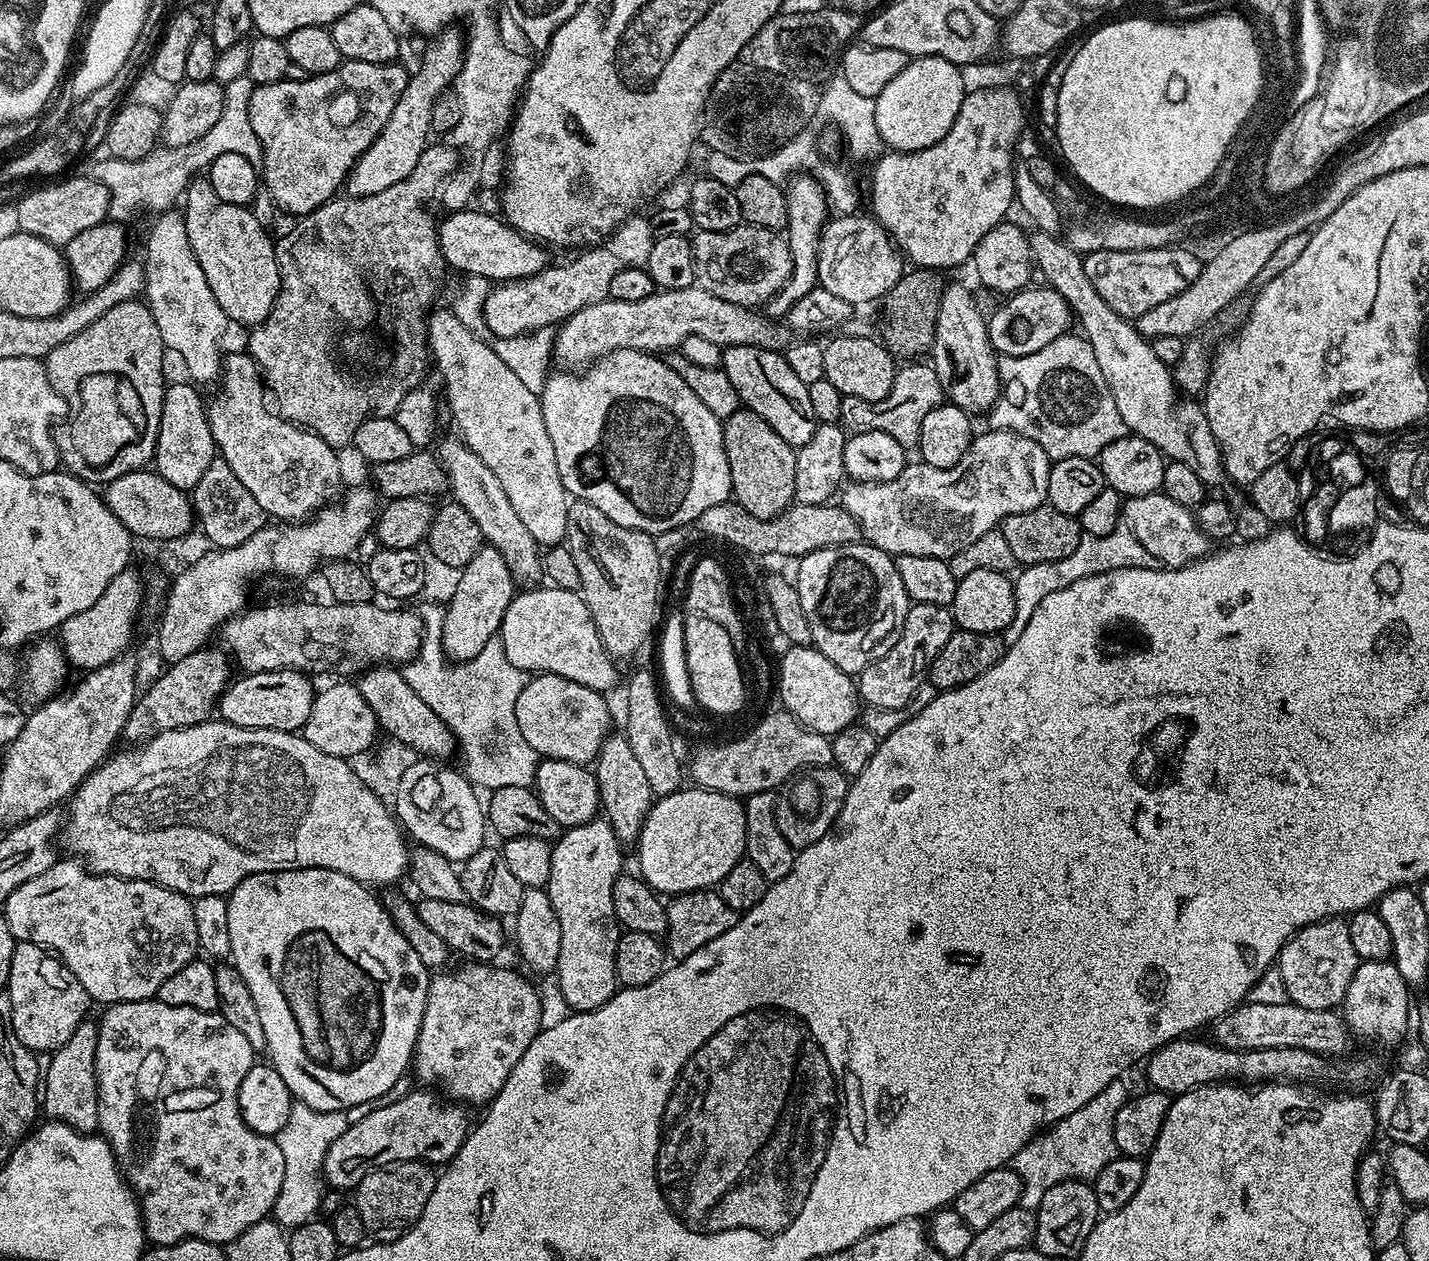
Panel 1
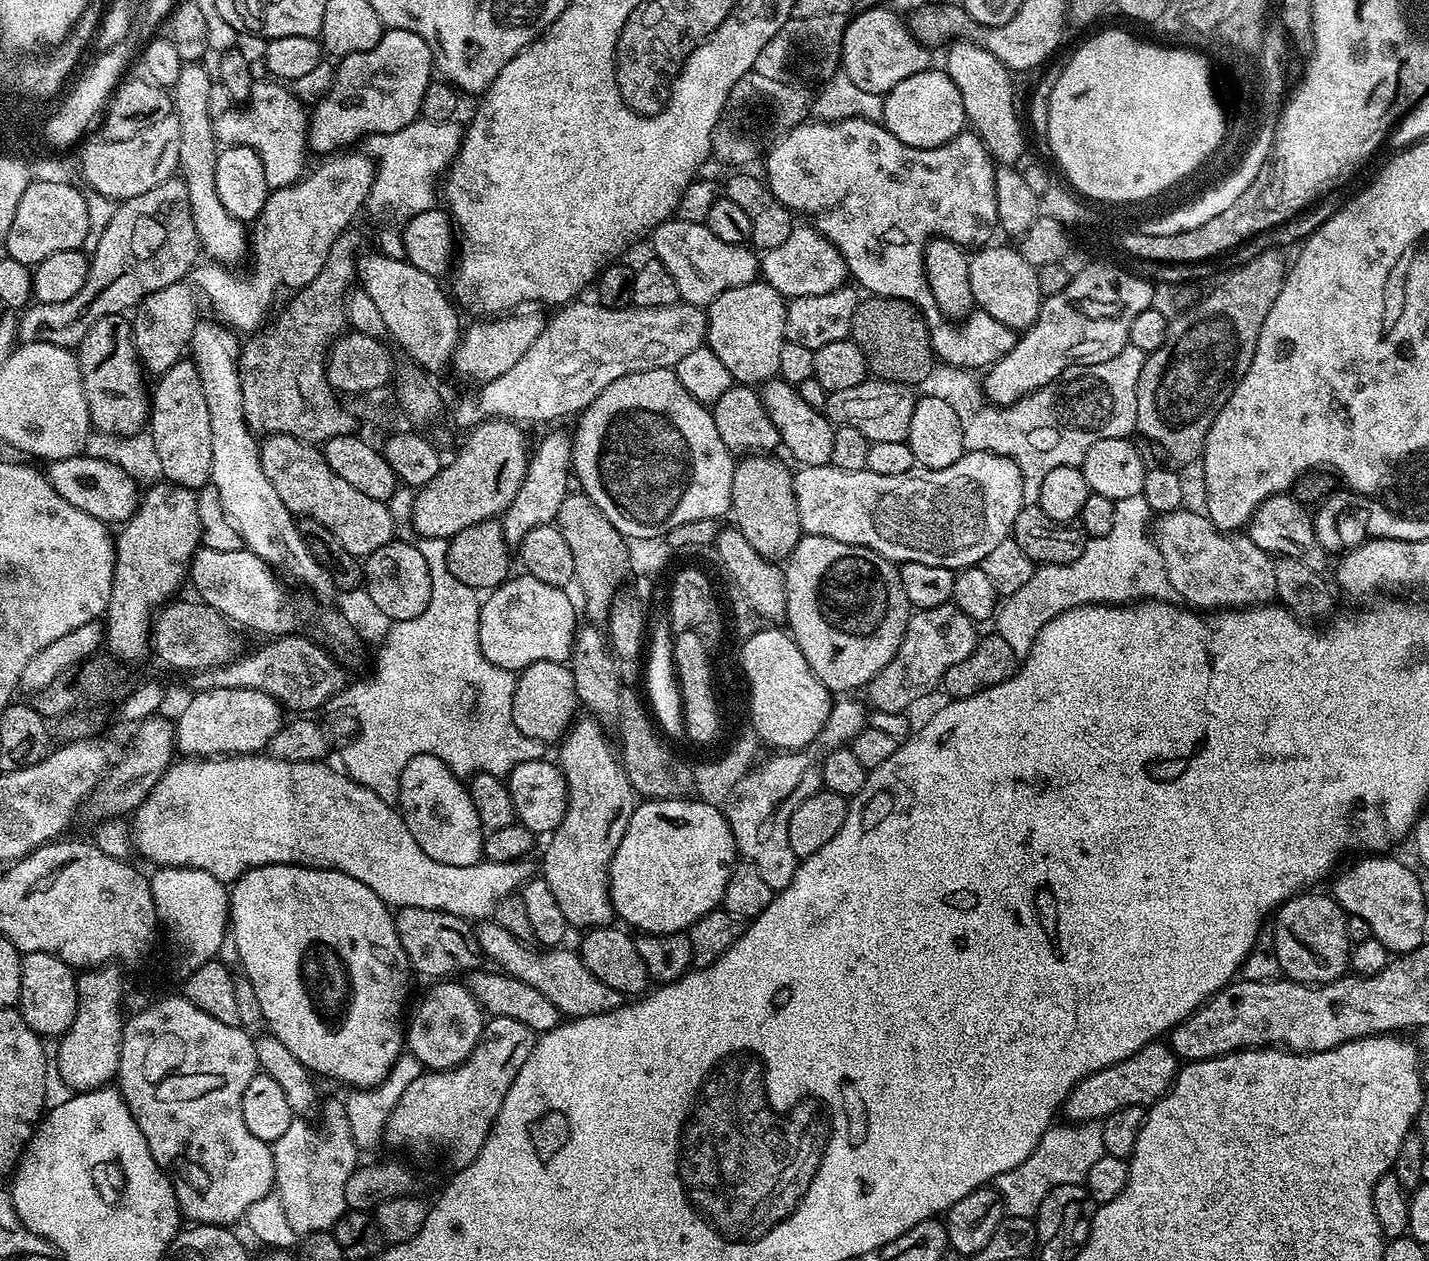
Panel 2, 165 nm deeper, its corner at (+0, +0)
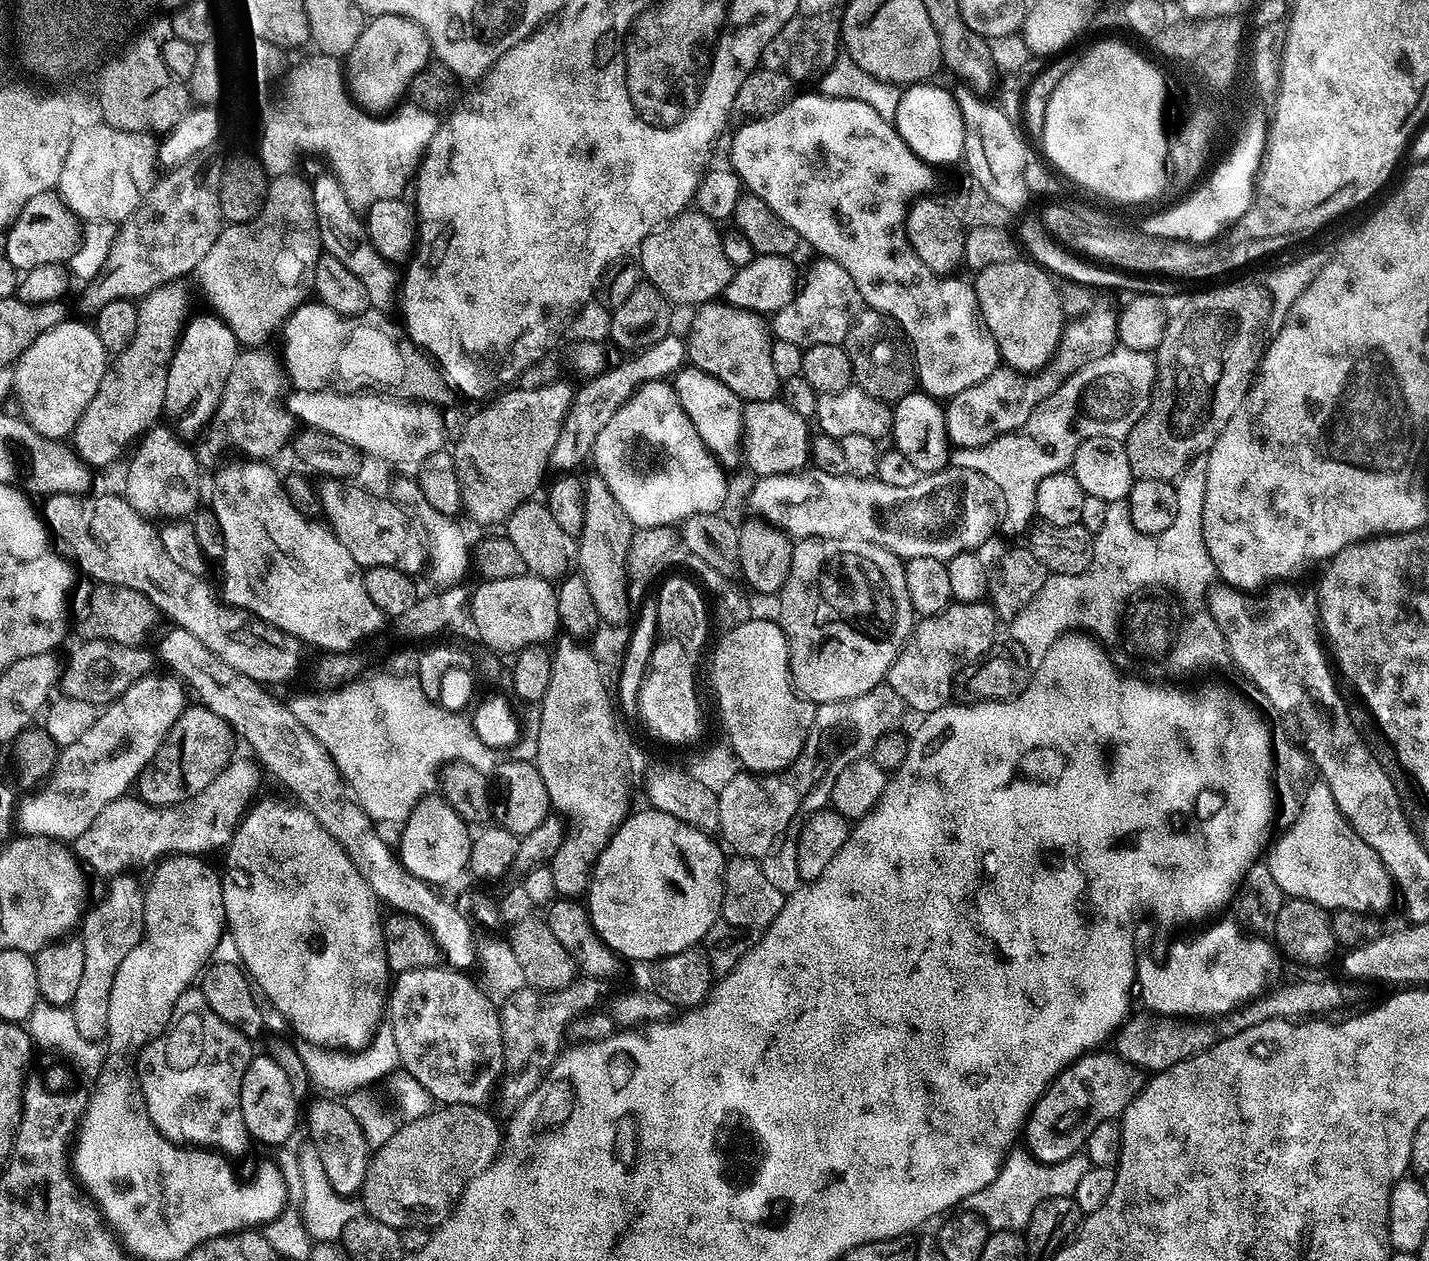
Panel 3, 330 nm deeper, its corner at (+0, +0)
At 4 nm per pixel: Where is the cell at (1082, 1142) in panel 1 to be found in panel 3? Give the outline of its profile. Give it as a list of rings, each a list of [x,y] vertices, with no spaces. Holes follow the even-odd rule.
[[[1013,1147],[1012,1151],[1004,1157],[1004,1165],[998,1170],[998,1178],[990,1182],[990,1186],[982,1186],[978,1194],[970,1194],[963,1207],[983,1218],[993,1232],[1010,1230],[1018,1232],[1027,1229],[1030,1214],[1034,1214],[1034,1206],[1038,1202],[1046,1202],[1046,1198],[1062,1198],[1071,1196],[1078,1190],[1078,1182],[1092,1168],[1087,1155],[1077,1154],[1066,1158],[1062,1162],[1044,1164],[1035,1160],[1023,1147]]]

